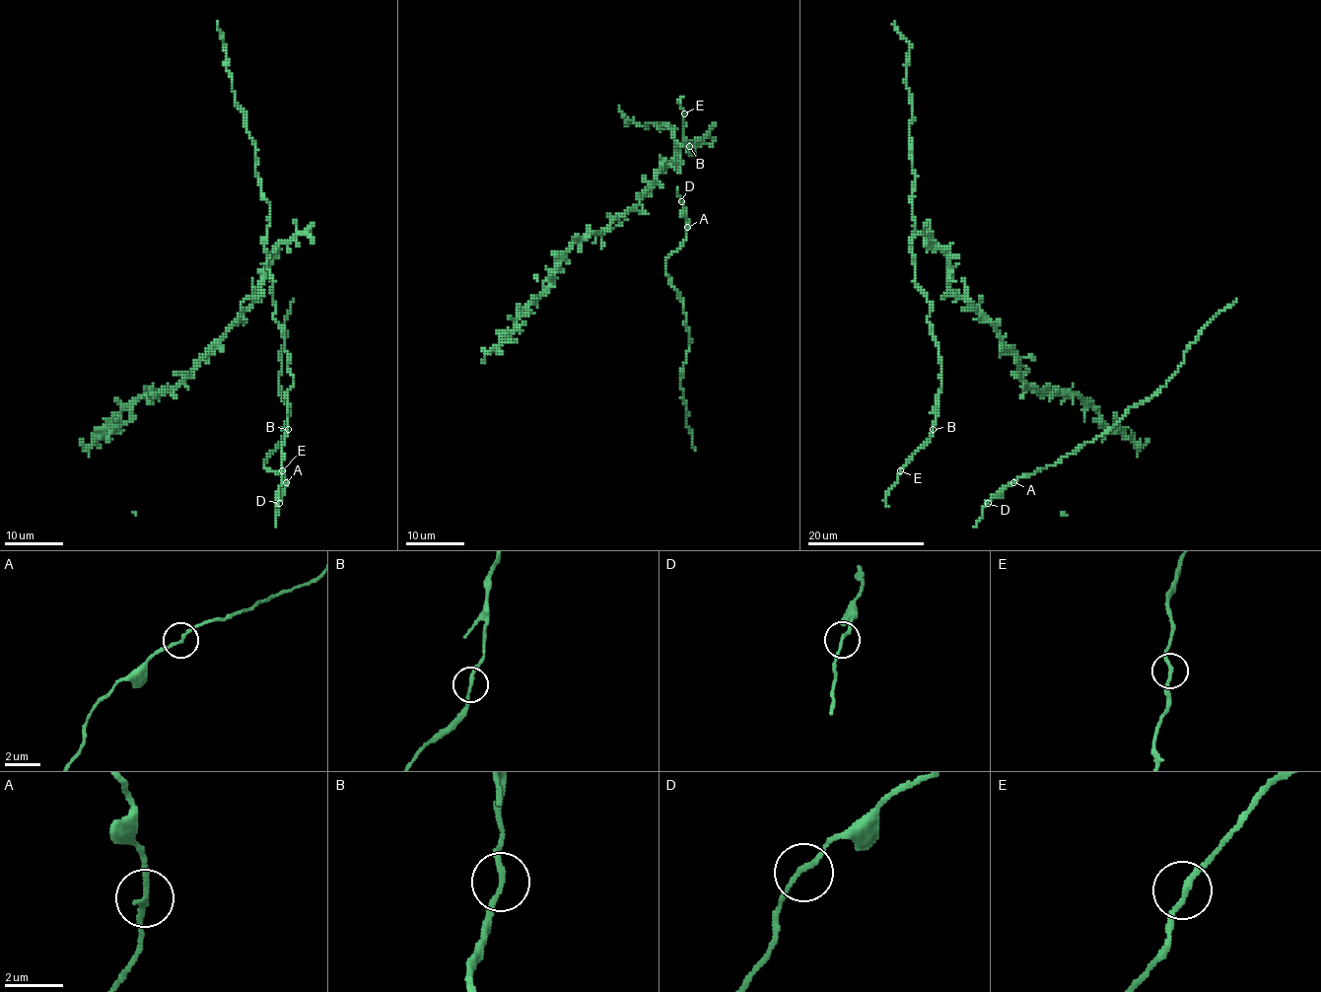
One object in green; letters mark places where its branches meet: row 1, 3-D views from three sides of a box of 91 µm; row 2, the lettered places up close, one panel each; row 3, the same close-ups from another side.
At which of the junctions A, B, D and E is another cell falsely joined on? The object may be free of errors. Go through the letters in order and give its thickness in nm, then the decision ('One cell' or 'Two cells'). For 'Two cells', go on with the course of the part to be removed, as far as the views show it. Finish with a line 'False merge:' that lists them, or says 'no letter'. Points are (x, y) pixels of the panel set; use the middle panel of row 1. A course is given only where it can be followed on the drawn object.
A: Thickness 180 nm. One cell
B: Thickness 190 nm. One cell
D: Thickness 170 nm. One cell
E: Thickness 200 nm. One cell
False merge: no letter

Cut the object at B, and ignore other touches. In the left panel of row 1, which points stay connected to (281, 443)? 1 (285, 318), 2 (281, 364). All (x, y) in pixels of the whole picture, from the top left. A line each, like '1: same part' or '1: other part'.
1: same part
2: same part

